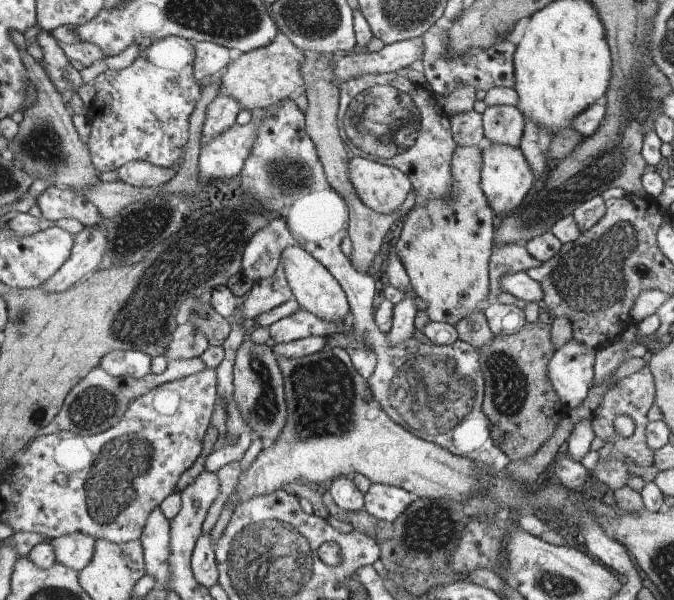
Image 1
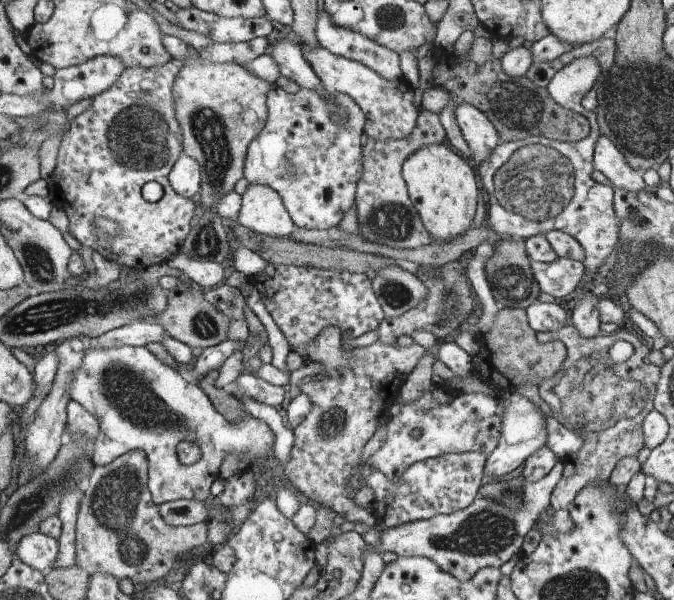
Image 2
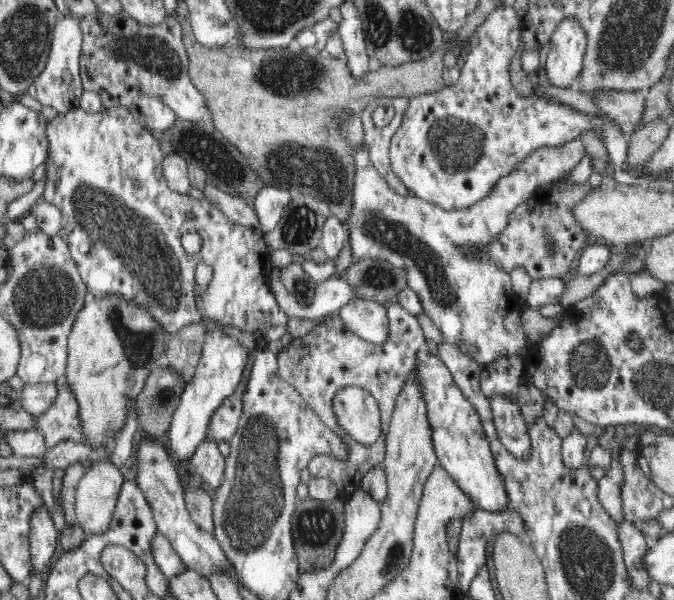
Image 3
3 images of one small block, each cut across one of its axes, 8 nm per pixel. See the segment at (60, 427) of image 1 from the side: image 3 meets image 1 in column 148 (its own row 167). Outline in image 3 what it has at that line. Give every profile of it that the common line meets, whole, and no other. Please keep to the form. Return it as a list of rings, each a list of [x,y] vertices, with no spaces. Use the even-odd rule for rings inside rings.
[[[397,97],[392,100],[374,99],[369,102],[367,107],[364,108],[361,113],[361,120],[365,133],[365,144],[370,152],[370,161],[372,161],[374,168],[378,170],[380,177],[389,184],[389,187],[396,192],[396,194],[402,196],[412,194],[406,186],[404,186],[400,177],[396,176],[396,173],[392,171],[392,166],[390,165],[389,146],[396,130],[403,122],[404,114],[408,106],[409,99],[404,97]],[[385,102],[387,104],[391,104],[394,109],[396,109],[396,115],[388,126],[378,128],[372,120],[372,112],[374,112],[379,106],[382,106]]]

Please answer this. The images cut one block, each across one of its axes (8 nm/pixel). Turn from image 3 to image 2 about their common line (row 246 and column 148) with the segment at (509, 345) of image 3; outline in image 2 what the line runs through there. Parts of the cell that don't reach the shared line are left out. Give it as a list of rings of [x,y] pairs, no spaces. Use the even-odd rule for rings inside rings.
[[[93,343],[91,348],[88,348],[88,351],[84,352],[83,364],[80,368],[78,368],[78,370],[76,370],[75,376],[72,378],[71,387],[68,388],[68,392],[71,394],[71,401],[78,402],[78,404],[82,405],[83,408],[86,408],[92,416],[98,417],[99,422],[101,423],[100,434],[92,445],[91,458],[95,466],[106,466],[130,451],[143,451],[146,454],[147,474],[150,477],[147,485],[149,486],[151,496],[154,498],[155,504],[158,506],[163,503],[168,503],[169,501],[176,501],[179,499],[202,500],[202,502],[212,500],[214,497],[214,494],[212,494],[212,484],[214,484],[218,478],[221,478],[220,472],[224,472],[224,460],[228,460],[230,456],[234,456],[234,458],[236,458],[236,462],[238,462],[238,466],[240,466],[240,472],[236,472],[234,476],[242,474],[242,472],[246,472],[246,470],[250,470],[250,472],[254,474],[254,480],[256,480],[256,490],[258,485],[265,484],[263,477],[265,472],[264,460],[268,460],[268,458],[272,458],[274,456],[273,446],[275,442],[274,432],[272,432],[268,424],[266,424],[263,420],[254,419],[251,416],[242,418],[240,422],[228,421],[227,418],[224,417],[214,405],[212,405],[210,398],[203,392],[194,380],[189,379],[186,375],[178,373],[176,369],[171,368],[171,366],[167,365],[166,362],[160,361],[150,349],[127,345],[100,348],[100,346]],[[184,440],[194,442],[194,444],[196,444],[196,446],[200,449],[200,460],[198,460],[198,462],[194,465],[184,465],[183,462],[179,460],[178,447]]]

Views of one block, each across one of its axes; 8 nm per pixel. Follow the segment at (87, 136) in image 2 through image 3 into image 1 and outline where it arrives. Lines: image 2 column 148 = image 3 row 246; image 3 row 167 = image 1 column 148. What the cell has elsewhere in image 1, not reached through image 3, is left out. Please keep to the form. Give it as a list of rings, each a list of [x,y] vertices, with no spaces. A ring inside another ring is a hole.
[[[170,36],[153,42],[139,54],[137,60],[124,70],[107,70],[95,79],[96,98],[93,105],[100,109],[100,116],[94,116],[88,144],[91,162],[101,171],[116,171],[133,161],[147,161],[167,169],[180,158],[188,142],[188,118],[195,111],[201,94],[200,84],[193,76],[195,46],[183,37]]]

